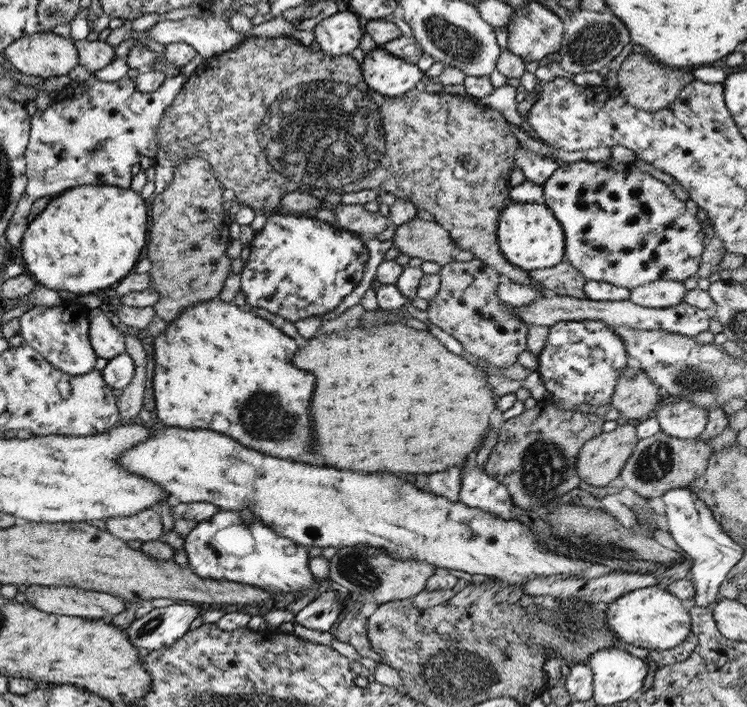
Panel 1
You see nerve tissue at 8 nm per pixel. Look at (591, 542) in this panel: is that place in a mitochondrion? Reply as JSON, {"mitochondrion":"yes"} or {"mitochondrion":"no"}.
{"mitochondrion":"yes"}

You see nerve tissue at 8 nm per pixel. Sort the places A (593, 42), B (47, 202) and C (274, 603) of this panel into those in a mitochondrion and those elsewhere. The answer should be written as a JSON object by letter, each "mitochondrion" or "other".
{"A":"mitochondrion","B":"other","C":"other"}

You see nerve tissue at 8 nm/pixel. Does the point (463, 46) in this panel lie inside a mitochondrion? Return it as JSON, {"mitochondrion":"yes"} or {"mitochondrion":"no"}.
{"mitochondrion":"yes"}

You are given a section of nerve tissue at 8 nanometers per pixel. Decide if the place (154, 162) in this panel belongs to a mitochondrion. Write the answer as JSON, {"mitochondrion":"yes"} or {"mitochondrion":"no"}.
{"mitochondrion":"no"}

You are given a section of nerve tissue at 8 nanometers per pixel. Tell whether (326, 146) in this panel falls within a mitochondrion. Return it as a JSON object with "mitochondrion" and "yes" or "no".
{"mitochondrion":"yes"}

